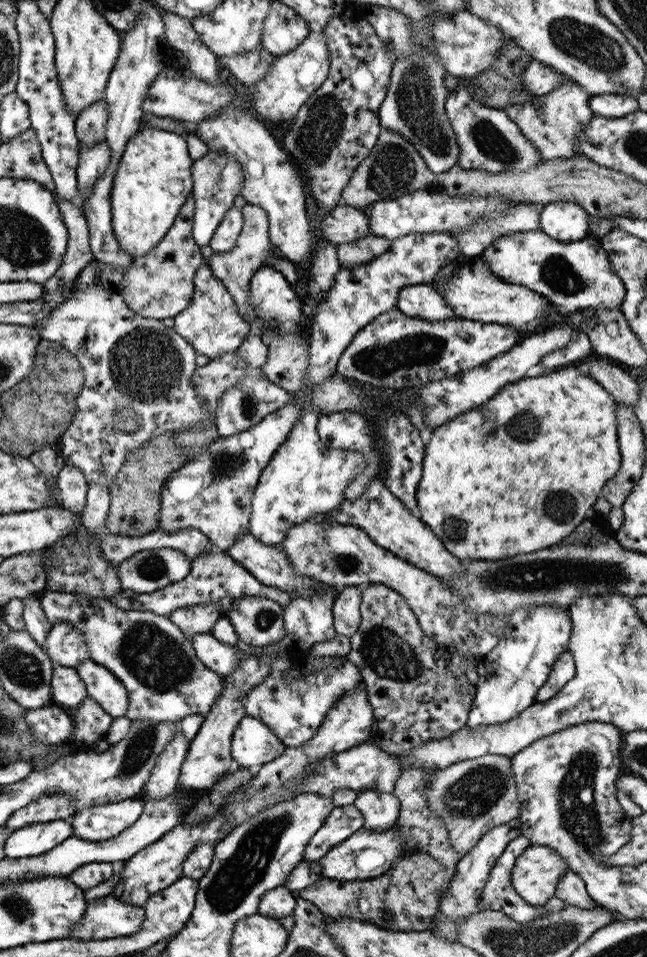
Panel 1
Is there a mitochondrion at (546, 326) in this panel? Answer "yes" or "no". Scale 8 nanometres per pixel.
no

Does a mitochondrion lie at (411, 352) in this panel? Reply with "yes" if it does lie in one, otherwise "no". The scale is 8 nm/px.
yes

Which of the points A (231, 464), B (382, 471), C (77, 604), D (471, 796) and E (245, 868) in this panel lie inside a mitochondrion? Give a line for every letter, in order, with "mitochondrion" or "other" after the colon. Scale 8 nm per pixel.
A: mitochondrion
B: other
C: other
D: mitochondrion
E: mitochondrion

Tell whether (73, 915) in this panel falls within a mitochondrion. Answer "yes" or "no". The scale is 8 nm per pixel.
no

